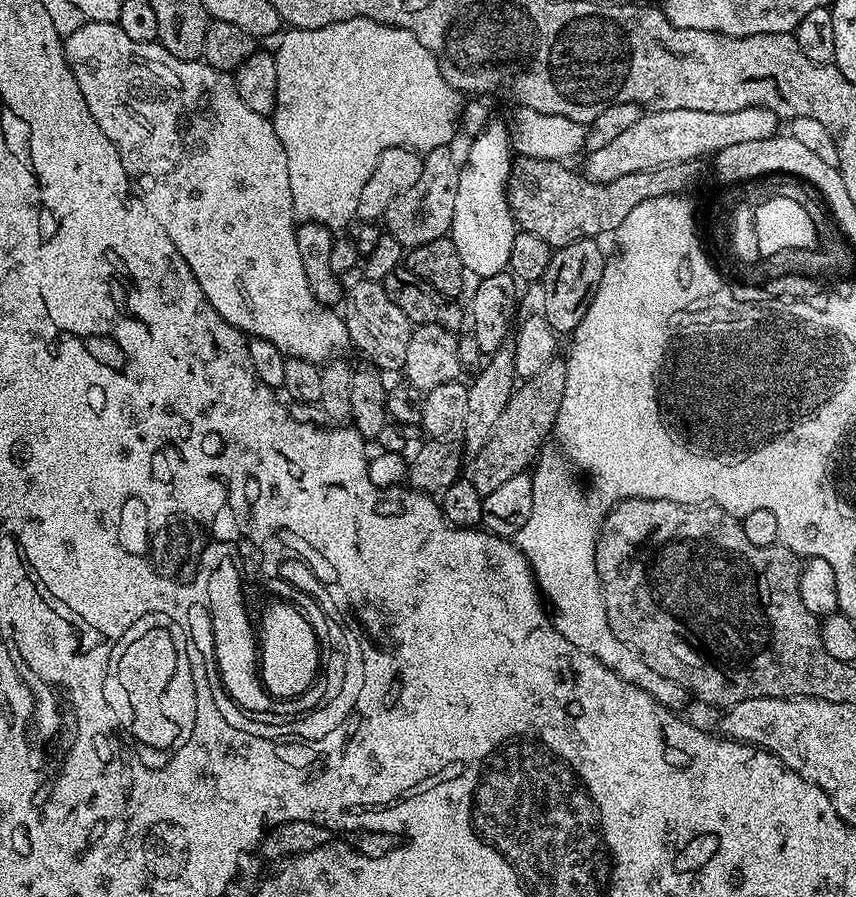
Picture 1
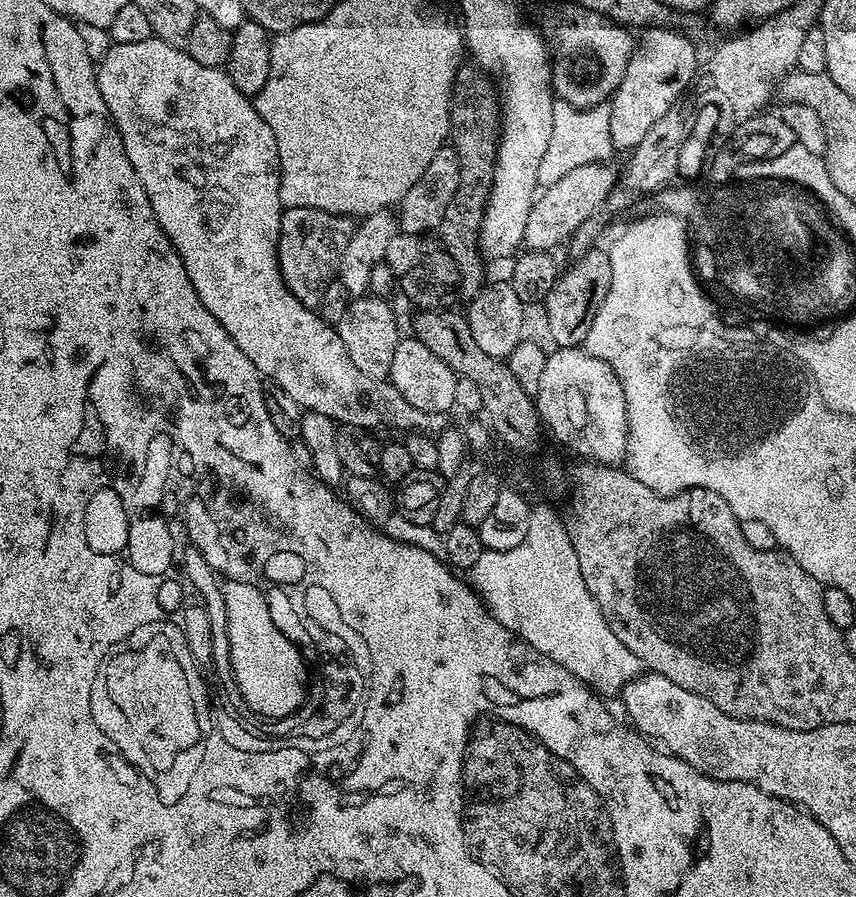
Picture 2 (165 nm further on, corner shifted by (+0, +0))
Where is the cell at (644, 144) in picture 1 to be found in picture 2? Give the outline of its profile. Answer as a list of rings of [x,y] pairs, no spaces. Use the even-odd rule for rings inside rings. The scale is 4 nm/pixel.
[[[601,162],[578,166],[578,170],[570,170],[570,174],[558,178],[558,182],[547,185],[532,203],[530,218],[526,218],[523,247],[534,252],[552,252],[563,240],[564,243],[571,241],[578,226],[593,219],[603,209],[610,190],[614,190],[618,172],[610,165]]]

